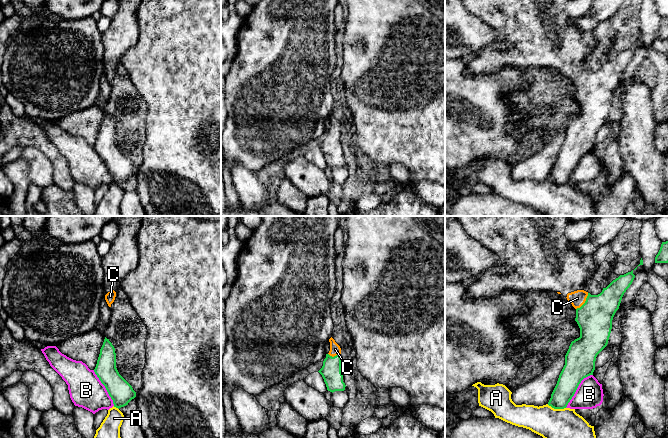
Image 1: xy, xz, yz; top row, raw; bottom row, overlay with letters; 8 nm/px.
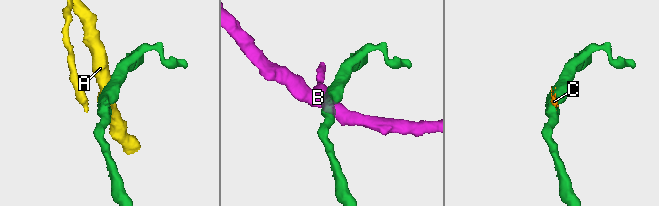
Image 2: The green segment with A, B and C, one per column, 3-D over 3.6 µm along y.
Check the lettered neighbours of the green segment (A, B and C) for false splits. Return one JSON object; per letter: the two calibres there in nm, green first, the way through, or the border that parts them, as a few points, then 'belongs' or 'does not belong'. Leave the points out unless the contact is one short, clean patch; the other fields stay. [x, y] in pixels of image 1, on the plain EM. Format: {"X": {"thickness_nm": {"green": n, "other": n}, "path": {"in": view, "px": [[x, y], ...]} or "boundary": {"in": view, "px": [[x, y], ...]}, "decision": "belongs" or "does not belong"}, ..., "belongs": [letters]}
{"A": {"thickness_nm": {"green": 170, "other": 380}, "boundary": {"in": "yz", "px": [[547, 180], [554, 184], [565, 184]]}, "decision": "does not belong"}, "B": {"thickness_nm": {"green": 240, "other": 220}, "decision": "does not belong"}, "C": {"thickness_nm": {"green": 280, "other": 130}, "path": {"in": "yz", "px": [[594, 94], [594, 89], [585, 78], [577, 74]]}, "decision": "belongs"}, "belongs": ["C"]}

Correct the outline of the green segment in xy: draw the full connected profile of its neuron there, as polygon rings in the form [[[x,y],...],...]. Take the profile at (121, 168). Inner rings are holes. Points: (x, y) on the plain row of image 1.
[[[106,113],[94,148],[113,176],[114,183],[124,183],[136,173],[132,162],[119,150],[116,144],[115,124]]]

